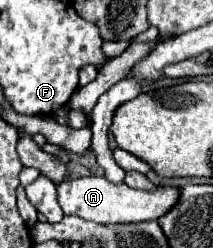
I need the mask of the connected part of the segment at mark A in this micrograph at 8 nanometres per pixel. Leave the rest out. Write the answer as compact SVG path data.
M79 177L71 181L63 181L57 185L57 199L65 215L77 215L93 223L137 223L159 219L165 215L177 201L175 187L159 187L153 193L131 189L127 185L113 185L105 177Z

